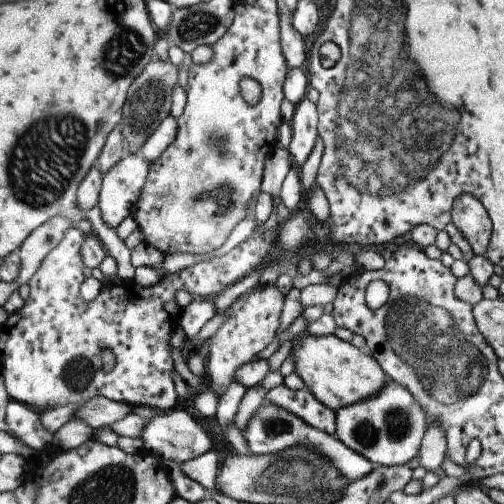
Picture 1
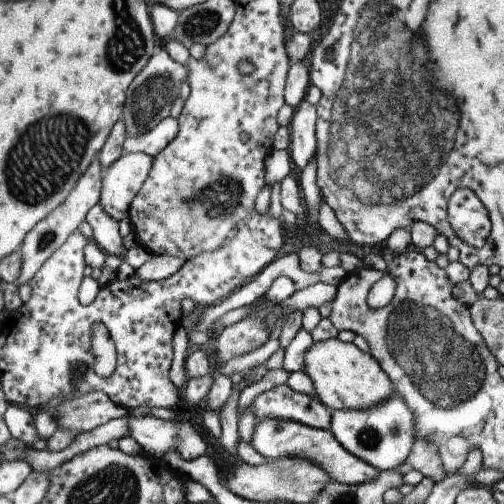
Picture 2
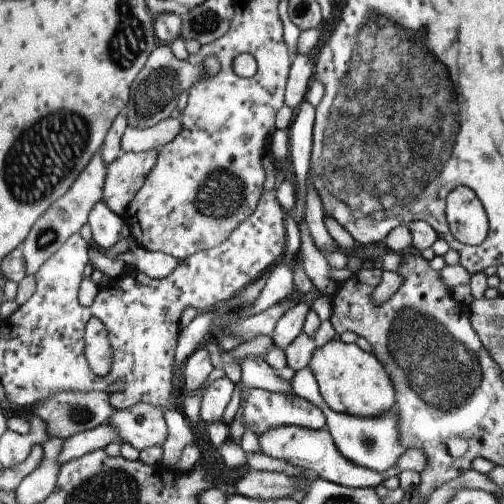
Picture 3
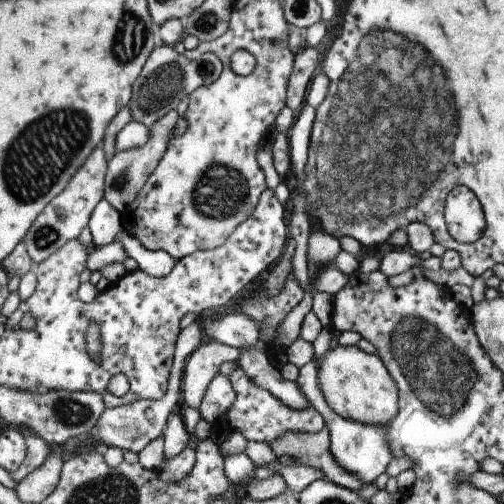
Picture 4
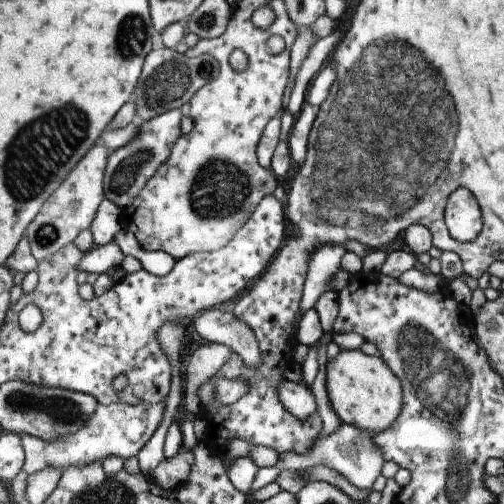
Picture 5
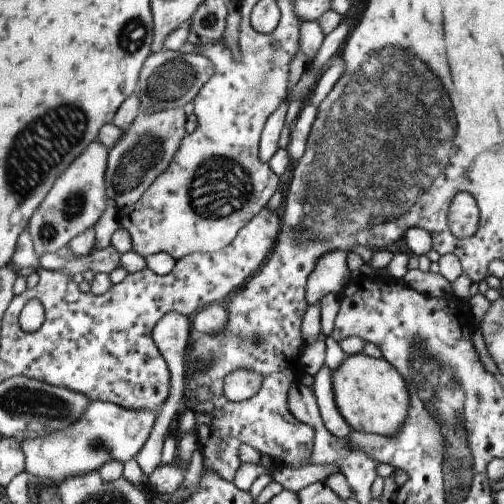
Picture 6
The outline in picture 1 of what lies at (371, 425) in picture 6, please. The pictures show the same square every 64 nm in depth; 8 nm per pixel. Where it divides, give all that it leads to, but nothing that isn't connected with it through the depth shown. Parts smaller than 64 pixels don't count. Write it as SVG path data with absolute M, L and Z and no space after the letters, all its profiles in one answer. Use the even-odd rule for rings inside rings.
M305 332L293 346L291 360L293 370L305 382L305 388L333 412L363 402L365 398L373 398L375 394L379 394L385 382L389 382L373 356L361 354L357 348L353 348L349 342L339 340L335 334L313 336Z

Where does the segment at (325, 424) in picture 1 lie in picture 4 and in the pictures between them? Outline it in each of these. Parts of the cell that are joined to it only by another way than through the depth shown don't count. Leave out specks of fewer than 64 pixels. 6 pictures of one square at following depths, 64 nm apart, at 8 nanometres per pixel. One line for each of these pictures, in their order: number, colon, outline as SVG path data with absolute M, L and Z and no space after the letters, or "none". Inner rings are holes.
2: M287 384L259 394L251 406L255 424L263 418L279 418L317 430L329 430L329 412L323 402L309 394L299 394Z
3: M243 390L241 392L241 404L243 404L243 428L247 426L257 438L265 434L267 430L275 430L279 426L301 426L303 430L323 430L325 428L325 416L323 412L311 404L309 400L295 396L291 392L287 394L273 394L267 390Z
4: M239 366L225 380L227 380L229 388L233 388L237 392L237 400L233 402L233 406L229 410L225 410L225 414L217 422L211 424L211 430L215 430L215 432L221 432L221 430L223 432L239 430L245 440L265 442L269 446L273 440L283 438L283 434L315 434L315 432L319 432L319 430L325 428L323 418L319 416L319 412L313 406L307 406L303 410L287 408L271 392L259 388L249 378L245 378L245 374L243 374L243 370Z

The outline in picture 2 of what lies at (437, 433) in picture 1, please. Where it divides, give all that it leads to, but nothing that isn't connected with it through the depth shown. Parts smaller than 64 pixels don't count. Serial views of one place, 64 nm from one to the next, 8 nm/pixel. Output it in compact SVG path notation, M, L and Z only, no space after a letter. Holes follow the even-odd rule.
M427 438L415 440L405 464L413 466L413 470L419 470L423 476L431 478L435 484L439 484L447 478L447 472L443 470L443 462L439 456L439 446Z

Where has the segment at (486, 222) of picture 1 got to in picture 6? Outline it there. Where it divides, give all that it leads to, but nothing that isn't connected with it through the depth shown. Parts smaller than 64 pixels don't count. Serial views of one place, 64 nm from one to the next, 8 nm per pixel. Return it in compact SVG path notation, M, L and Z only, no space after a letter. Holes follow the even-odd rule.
M459 192L453 196L447 212L447 228L459 240L471 238L477 232L477 206L469 194Z

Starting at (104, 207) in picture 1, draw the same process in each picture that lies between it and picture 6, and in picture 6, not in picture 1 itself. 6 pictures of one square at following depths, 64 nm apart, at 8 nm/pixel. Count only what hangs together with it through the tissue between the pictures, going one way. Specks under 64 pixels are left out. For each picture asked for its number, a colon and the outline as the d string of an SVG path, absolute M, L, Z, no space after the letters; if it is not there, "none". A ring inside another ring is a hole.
2: M123 152L123 156L105 170L99 206L115 222L121 222L129 216L127 214L129 206L131 206L135 194L141 190L145 178L153 166L153 160L155 158L151 158L147 154Z
3: M159 150L151 152L123 152L119 158L115 158L109 164L109 172L105 178L105 190L103 190L103 200L113 214L119 218L125 216L127 206L135 198L137 190L141 190L145 178L151 174L155 168Z
4: M171 110L167 112L167 116L163 116L161 120L157 120L157 124L153 124L149 128L151 138L145 142L143 148L135 148L135 150L127 150L127 152L117 152L111 160L109 160L109 174L105 178L105 202L109 202L119 214L133 202L133 198L137 196L137 192L143 188L145 180L149 178L149 174L153 174L155 166L159 164L159 160L165 156L165 148L169 146L171 140L171 130L177 122L177 112Z
5: M167 110L151 120L143 120L139 124L139 132L121 148L109 152L109 168L103 180L103 188L107 190L105 198L113 202L119 210L125 210L131 206L131 202L137 198L137 194L143 190L143 186L153 178L155 170L169 158L169 152L173 144L177 144L177 138L181 138L181 120L183 116L179 110Z
6: M165 108L161 112L149 114L141 110L141 114L135 118L135 124L129 126L129 130L113 148L109 148L109 170L105 180L109 202L117 210L133 206L145 194L145 190L153 186L159 174L171 164L185 134L187 134L187 116L183 108Z

